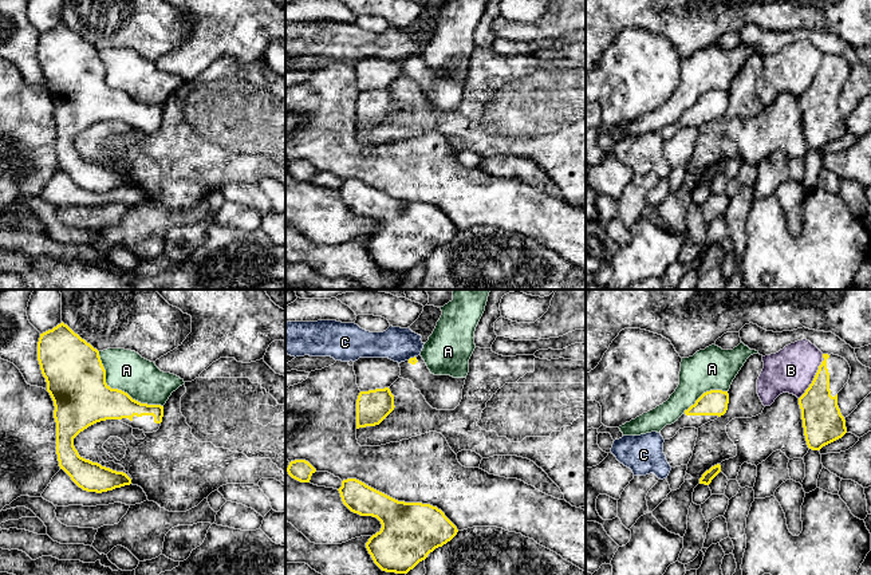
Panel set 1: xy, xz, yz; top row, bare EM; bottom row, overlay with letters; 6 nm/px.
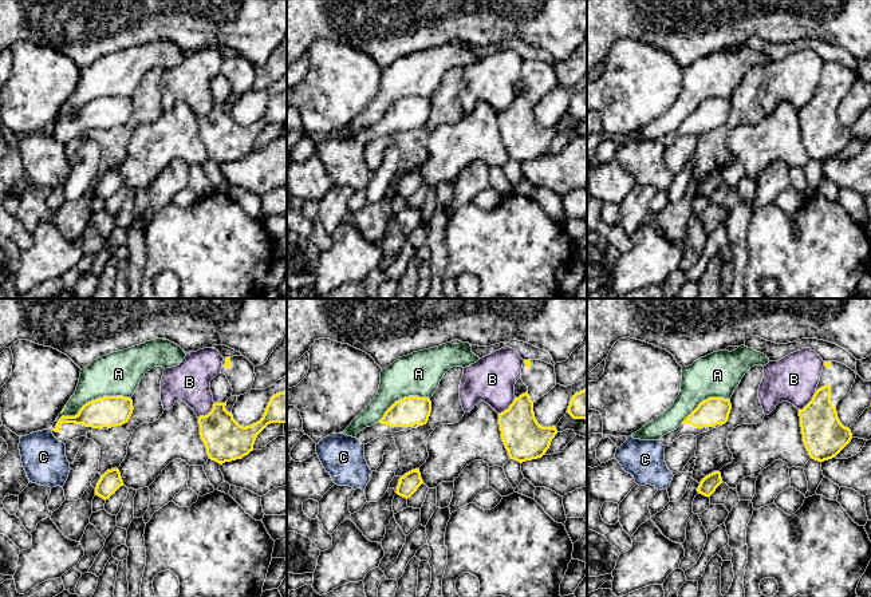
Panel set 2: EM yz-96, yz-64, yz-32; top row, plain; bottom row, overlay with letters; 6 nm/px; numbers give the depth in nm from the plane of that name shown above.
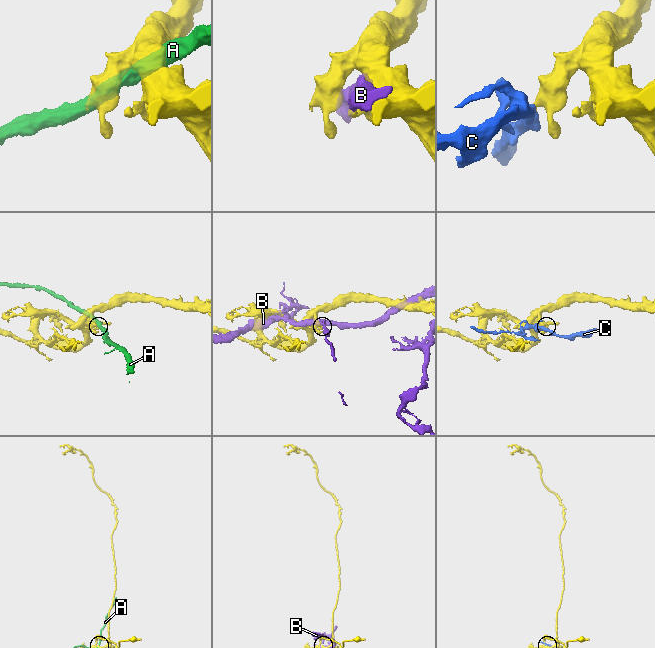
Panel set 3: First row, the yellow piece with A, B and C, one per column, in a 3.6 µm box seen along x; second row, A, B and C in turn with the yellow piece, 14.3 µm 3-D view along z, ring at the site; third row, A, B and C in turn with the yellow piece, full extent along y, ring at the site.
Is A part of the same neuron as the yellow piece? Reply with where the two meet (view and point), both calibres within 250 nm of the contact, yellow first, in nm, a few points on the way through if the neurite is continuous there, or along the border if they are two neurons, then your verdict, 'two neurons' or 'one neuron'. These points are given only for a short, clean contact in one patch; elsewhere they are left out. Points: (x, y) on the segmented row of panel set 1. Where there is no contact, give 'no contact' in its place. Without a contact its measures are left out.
contact xy (119, 390); calibres 340 and 240 nm; two neurons

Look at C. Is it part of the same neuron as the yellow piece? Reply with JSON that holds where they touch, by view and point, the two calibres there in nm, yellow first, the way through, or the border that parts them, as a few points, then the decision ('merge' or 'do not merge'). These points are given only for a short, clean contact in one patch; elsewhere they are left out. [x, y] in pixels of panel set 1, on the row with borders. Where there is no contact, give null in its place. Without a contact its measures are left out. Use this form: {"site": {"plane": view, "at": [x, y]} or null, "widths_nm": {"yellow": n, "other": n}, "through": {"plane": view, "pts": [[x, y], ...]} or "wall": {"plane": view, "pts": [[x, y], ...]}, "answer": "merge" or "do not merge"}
{"site": {"plane": "xz", "at": [410, 358]}, "widths_nm": {"yellow": 50, "other": 200}, "wall": {"plane": "xz", "pts": [[414, 355], [408, 359]]}, "answer": "do not merge"}

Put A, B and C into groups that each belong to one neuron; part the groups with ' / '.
A / B / C

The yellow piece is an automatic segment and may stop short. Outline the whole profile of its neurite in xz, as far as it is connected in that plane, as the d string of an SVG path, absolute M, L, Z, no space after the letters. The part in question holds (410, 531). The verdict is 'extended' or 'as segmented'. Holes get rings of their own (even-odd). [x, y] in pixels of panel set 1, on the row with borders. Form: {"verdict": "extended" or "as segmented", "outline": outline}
{"verdict": "as segmented", "outline": "M356 478L343 480L338 491L343 504L351 512L360 516L373 516L381 521L381 531L368 539L366 548L382 571L407 574L430 552L450 541L458 532L457 527L437 507L398 501Z"}

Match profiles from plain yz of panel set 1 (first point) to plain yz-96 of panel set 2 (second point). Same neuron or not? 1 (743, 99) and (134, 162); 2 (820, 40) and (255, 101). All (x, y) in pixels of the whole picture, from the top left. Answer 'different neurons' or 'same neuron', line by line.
1: different neurons
2: same neuron

